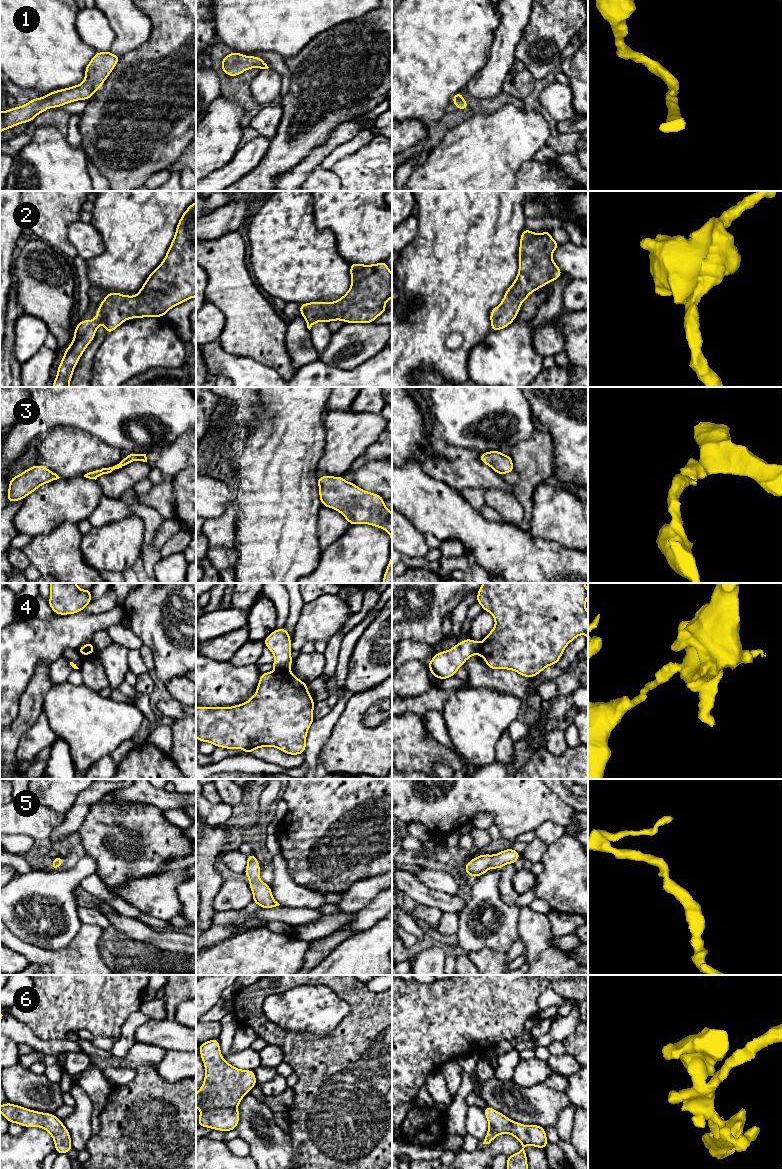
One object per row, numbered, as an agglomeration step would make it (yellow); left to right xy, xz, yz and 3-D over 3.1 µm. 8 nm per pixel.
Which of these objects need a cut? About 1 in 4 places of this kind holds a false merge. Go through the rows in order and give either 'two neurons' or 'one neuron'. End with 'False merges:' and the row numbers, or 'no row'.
1: one neuron
2: one neuron
3: one neuron
4: two neurons
5: one neuron
6: one neuron
False merges: 4

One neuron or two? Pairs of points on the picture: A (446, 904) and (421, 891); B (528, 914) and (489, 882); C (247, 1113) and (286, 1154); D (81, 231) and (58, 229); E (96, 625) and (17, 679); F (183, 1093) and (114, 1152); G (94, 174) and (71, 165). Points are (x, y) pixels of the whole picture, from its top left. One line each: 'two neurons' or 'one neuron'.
A: one neuron
B: two neurons
C: one neuron
D: two neurons
E: one neuron
F: one neuron
G: two neurons

